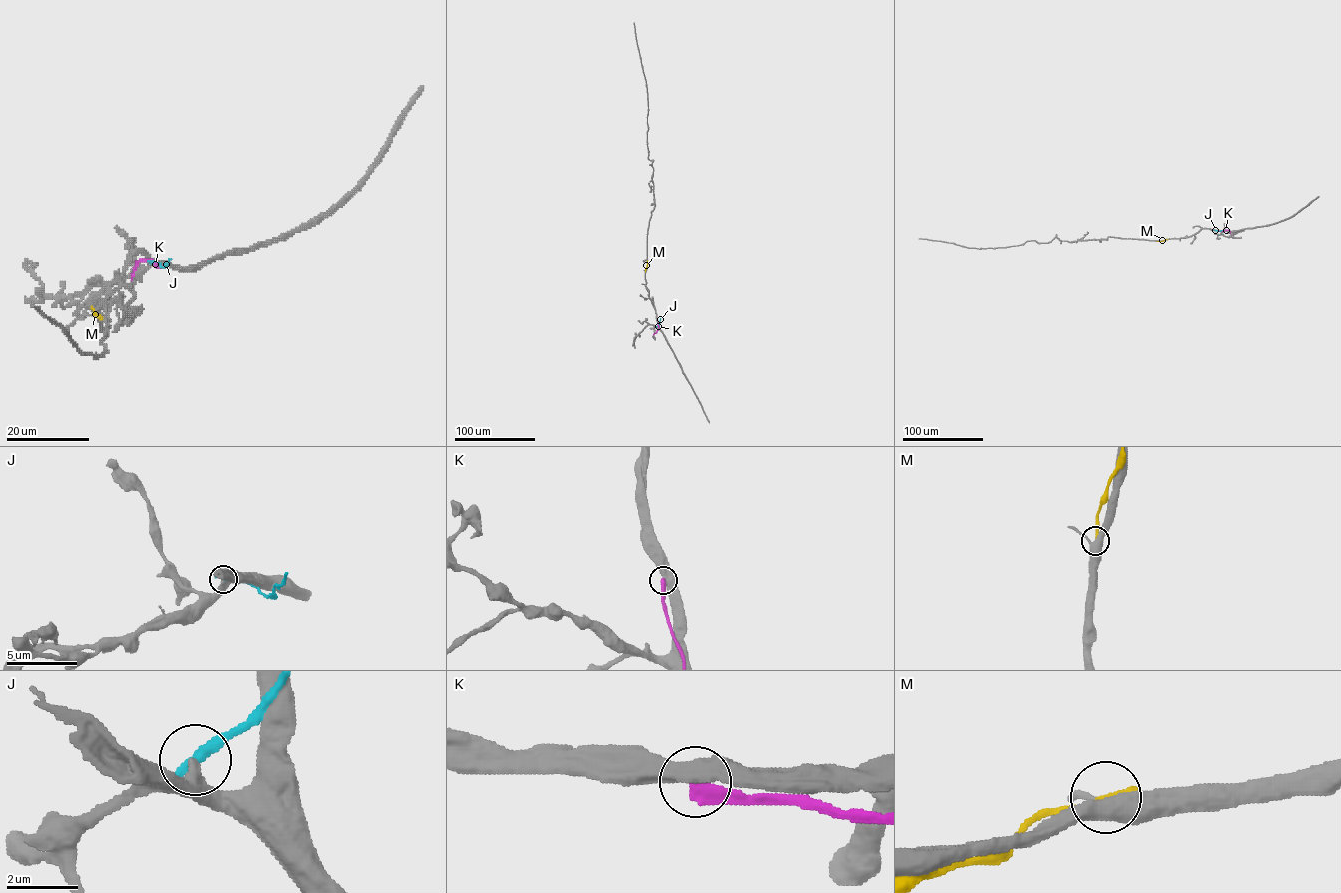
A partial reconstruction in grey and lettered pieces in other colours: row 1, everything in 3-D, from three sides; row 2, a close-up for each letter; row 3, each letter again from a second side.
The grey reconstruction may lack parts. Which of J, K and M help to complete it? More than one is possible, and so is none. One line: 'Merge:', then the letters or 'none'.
Merge: none

